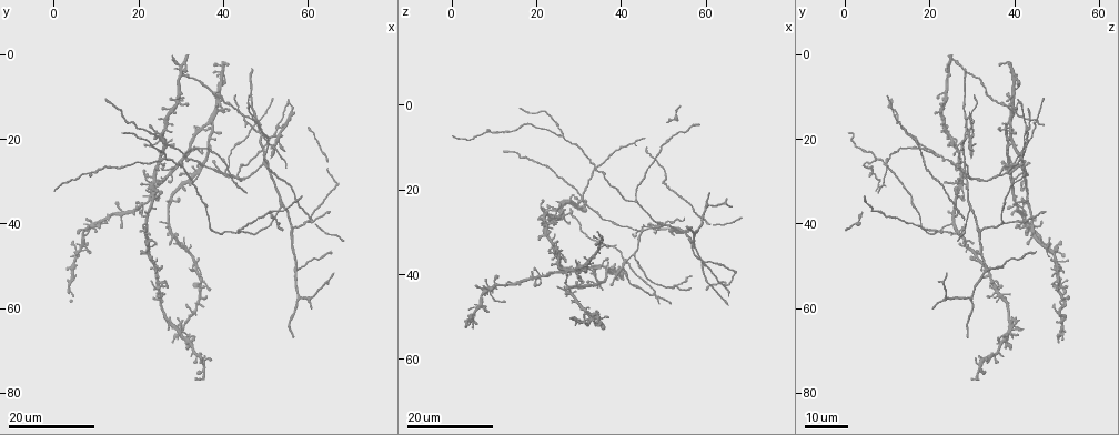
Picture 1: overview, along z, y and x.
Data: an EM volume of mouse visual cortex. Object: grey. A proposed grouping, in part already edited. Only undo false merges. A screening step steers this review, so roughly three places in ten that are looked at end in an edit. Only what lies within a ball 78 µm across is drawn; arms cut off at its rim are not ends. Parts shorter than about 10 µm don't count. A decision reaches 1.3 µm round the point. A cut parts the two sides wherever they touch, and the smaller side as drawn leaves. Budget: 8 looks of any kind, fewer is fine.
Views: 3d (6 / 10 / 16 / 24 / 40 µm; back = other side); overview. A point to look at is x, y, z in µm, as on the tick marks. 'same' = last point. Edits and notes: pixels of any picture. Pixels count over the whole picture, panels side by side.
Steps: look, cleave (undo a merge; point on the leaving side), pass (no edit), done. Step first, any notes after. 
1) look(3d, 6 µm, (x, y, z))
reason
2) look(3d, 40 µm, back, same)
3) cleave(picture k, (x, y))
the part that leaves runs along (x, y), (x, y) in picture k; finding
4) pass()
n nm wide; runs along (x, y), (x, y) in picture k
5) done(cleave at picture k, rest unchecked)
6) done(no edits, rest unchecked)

look(3d, 16 µm, (43.0, 42.0, 23.0))
three arms meet

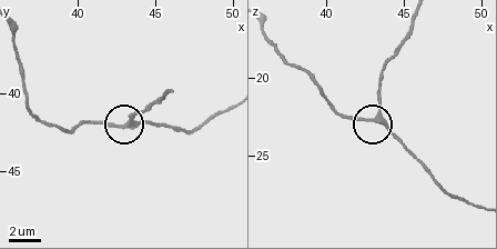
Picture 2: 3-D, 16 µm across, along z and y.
look(3d, 6 µm, (43.4, 42.0, 22.4))

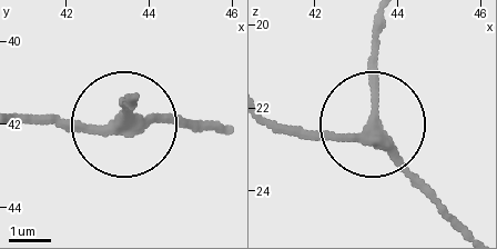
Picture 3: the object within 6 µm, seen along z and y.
pass()
250 nm wide; runs along (219, 130), (127, 123), (123, 102) in picture 3; continuous, no second neuron

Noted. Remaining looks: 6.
look(3d, 24 µm, (30.5, 23.5, 21.0))
side arm on a straight run

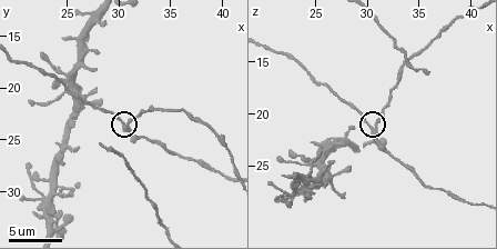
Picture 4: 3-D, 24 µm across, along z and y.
look(3d, 10 µm, (30.8, 23.4, 21.4))

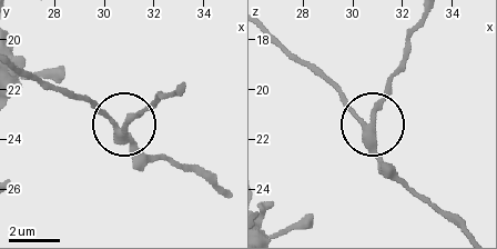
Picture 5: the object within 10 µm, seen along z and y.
pass()
270 nm wide; runs along (456, 226), (375, 149), (375, 110), (403, 68) in picture 5; all the same neuron

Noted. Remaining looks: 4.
look(3d, 16 µm, (54.0, 36.0, 29.5))
three arms meet

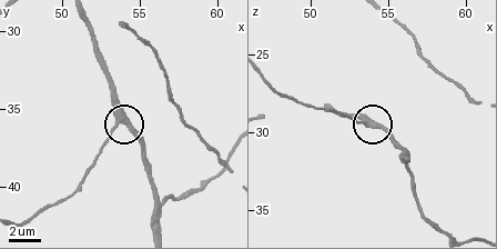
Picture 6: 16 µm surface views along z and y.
look(3d, 10 µm, (54.0, 35.6, 29.8))
zoom in

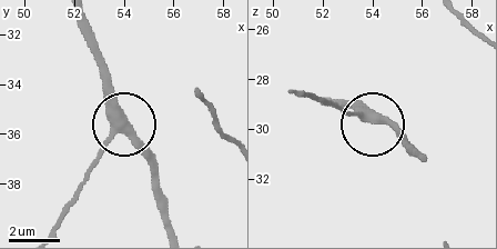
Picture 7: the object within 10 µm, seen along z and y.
look(3d, 6 µm, (53.9, 35.7, 29.7))

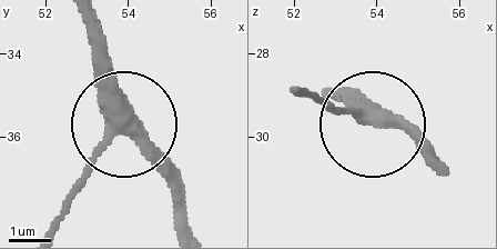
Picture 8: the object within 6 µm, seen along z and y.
pass()
3 arms; runs along (84, 23), (95, 87), (183, 190) in picture 8; one neuron here

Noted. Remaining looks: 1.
done(no edits, rest unchecked)

